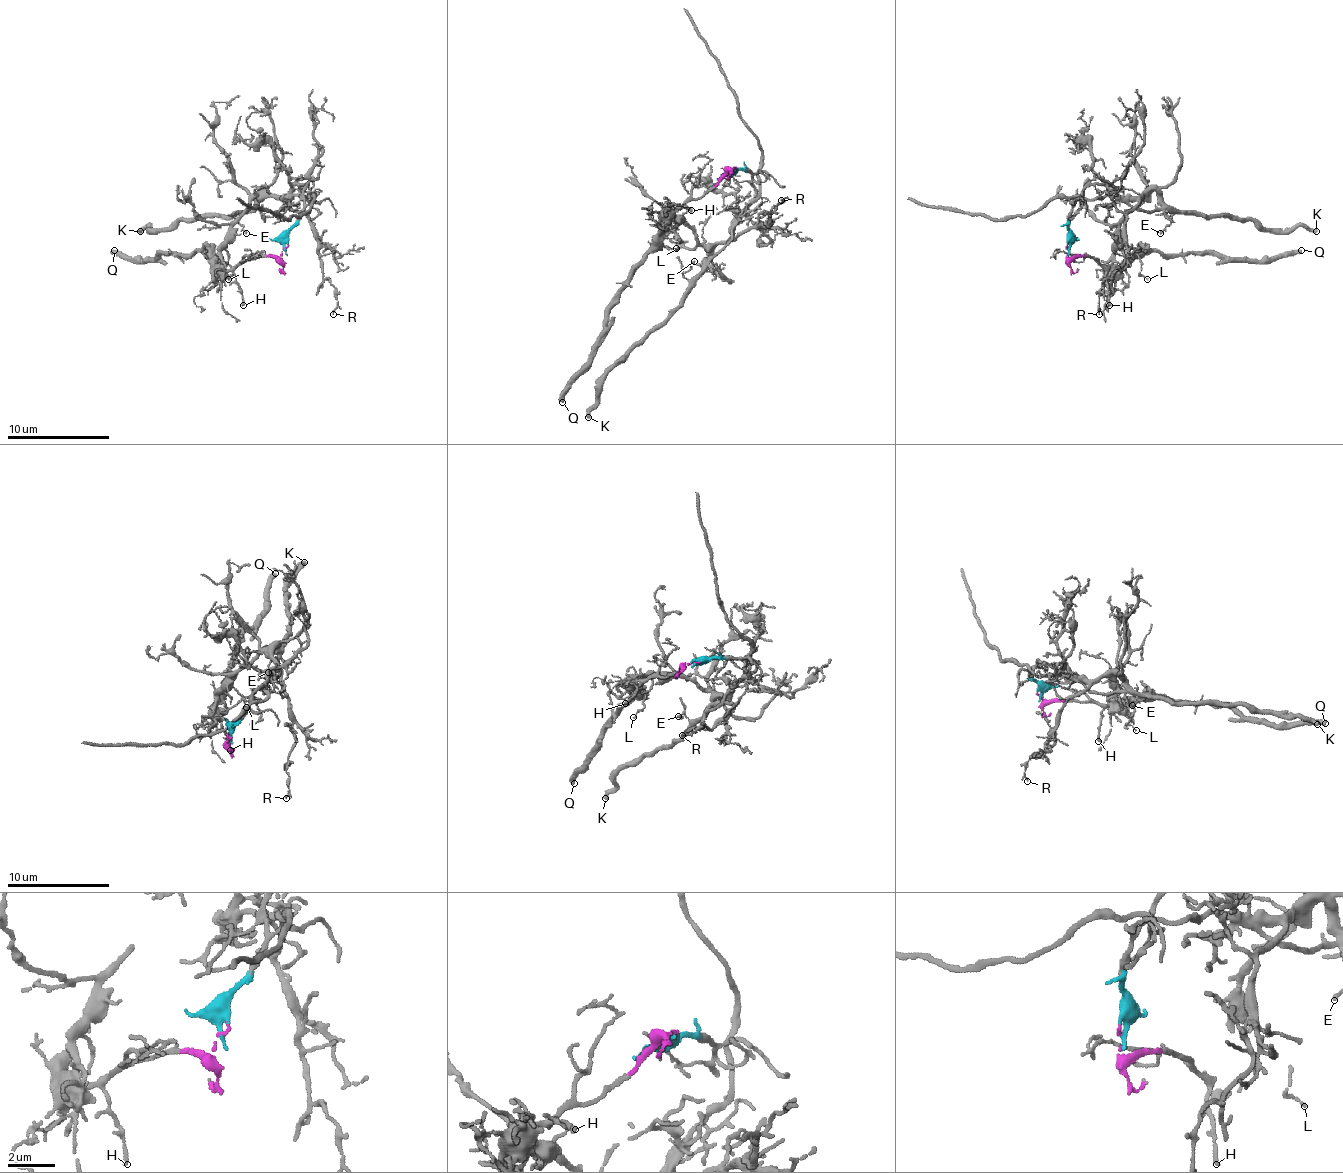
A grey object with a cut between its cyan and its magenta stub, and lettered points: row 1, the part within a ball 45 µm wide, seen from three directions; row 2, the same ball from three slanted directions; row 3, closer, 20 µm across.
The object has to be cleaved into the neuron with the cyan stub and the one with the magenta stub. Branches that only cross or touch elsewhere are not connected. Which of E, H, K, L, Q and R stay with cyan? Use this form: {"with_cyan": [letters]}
{"with_cyan": ["E", "K", "R"]}

